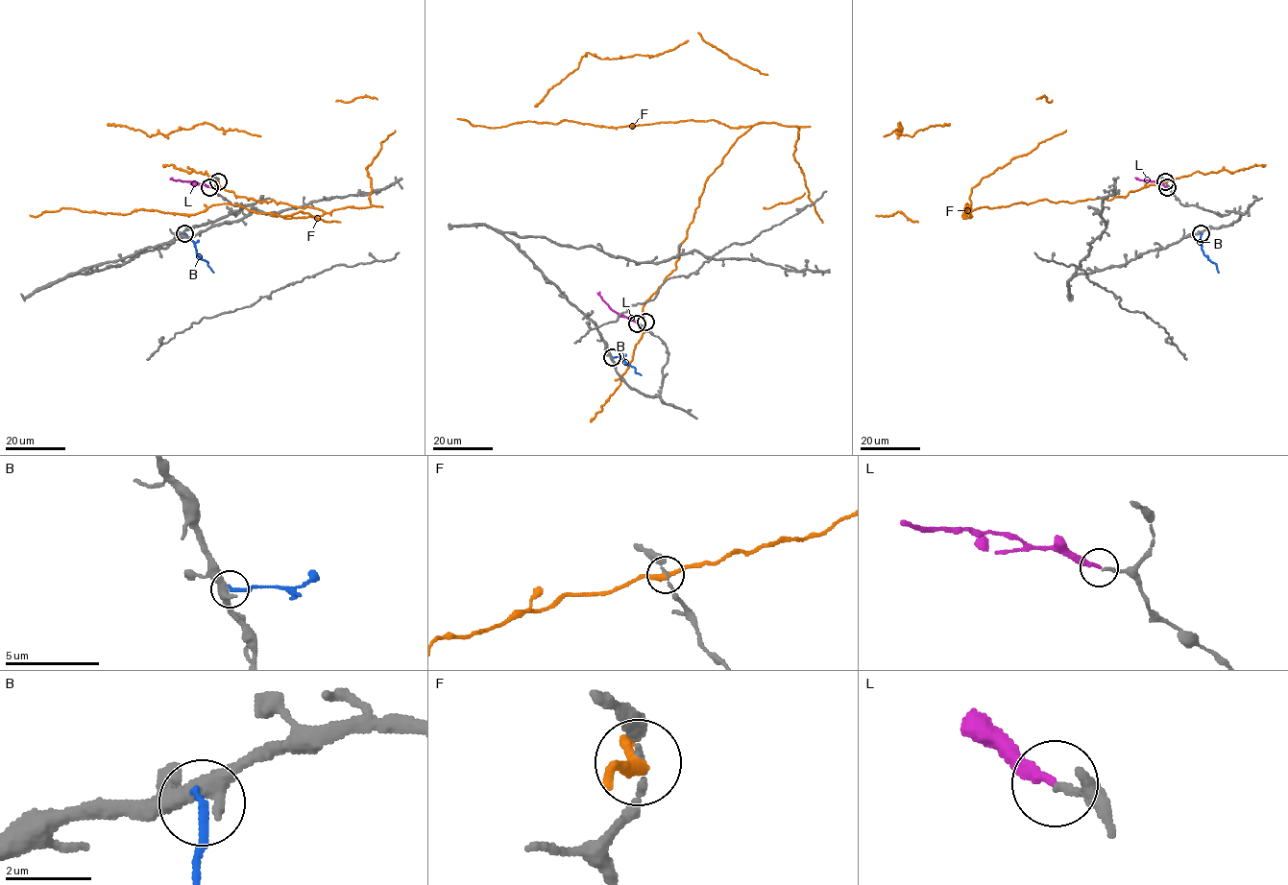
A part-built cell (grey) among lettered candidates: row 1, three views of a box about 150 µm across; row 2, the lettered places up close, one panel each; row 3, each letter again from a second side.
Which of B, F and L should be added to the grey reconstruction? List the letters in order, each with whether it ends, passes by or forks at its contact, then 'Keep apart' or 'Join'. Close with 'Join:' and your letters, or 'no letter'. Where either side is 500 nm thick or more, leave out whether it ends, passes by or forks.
B: It ends there. Keep apart
F: It passes by. Keep apart
L: It ends there. Join
Join: L

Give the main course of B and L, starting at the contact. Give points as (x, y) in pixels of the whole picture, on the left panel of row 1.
B: (184, 233), (193, 242), (197, 254), (214, 272)
L: (210, 187), (172, 178)

